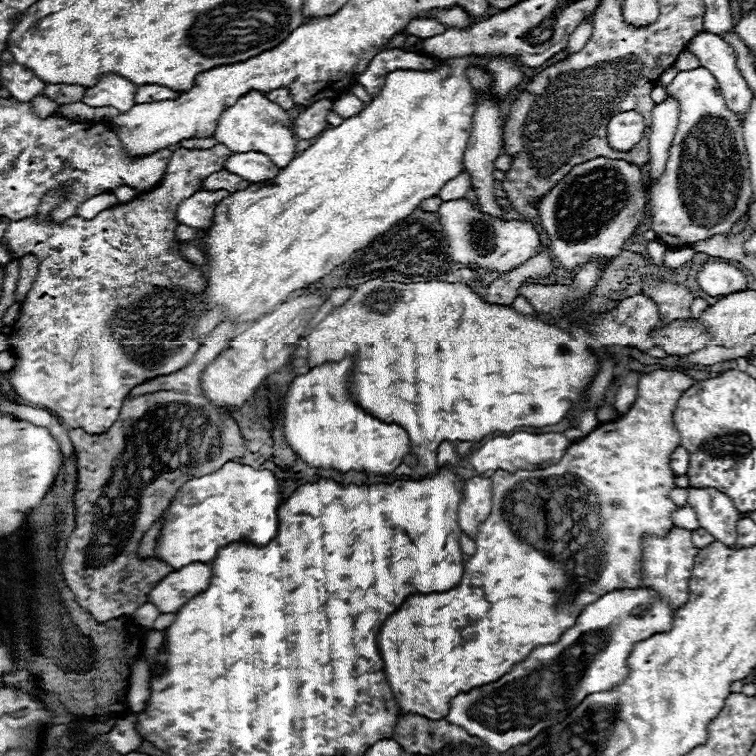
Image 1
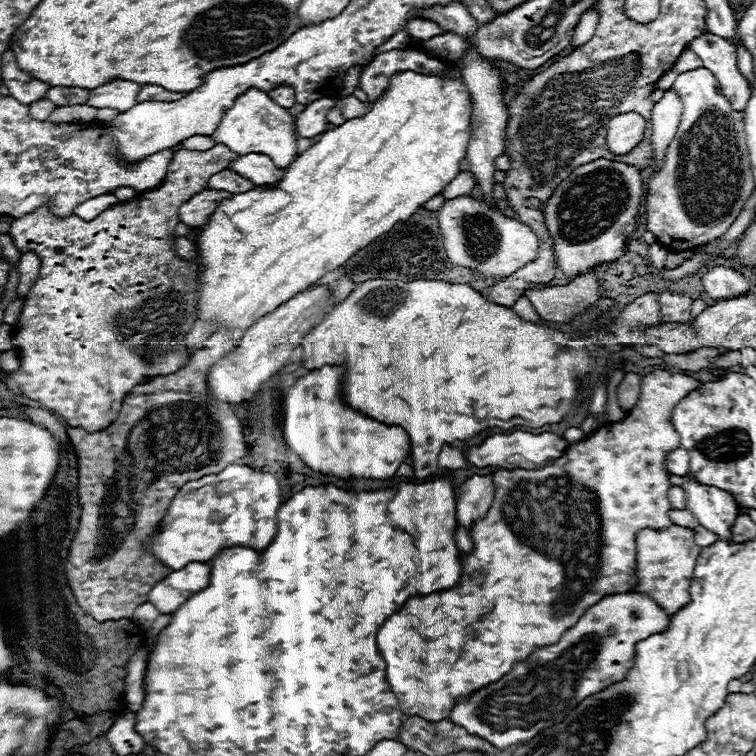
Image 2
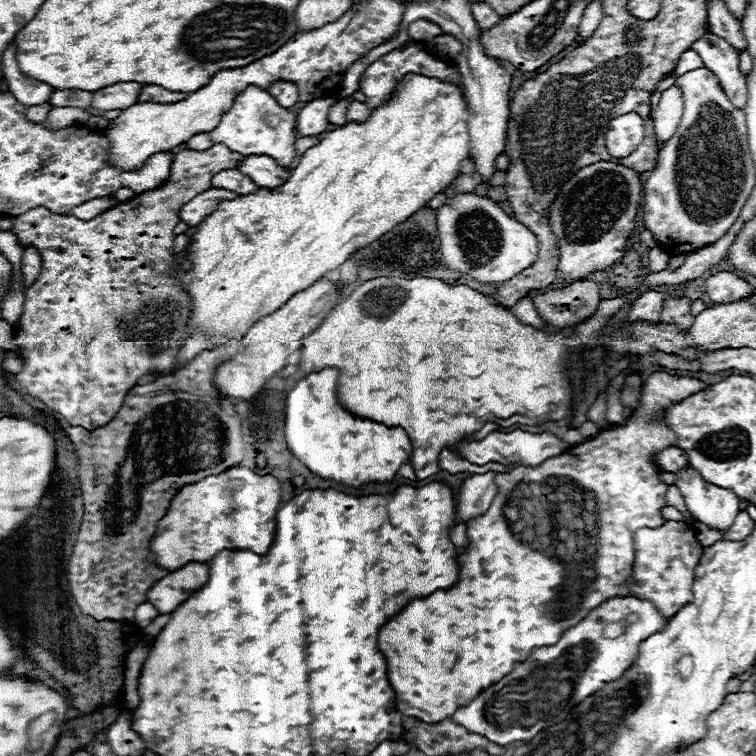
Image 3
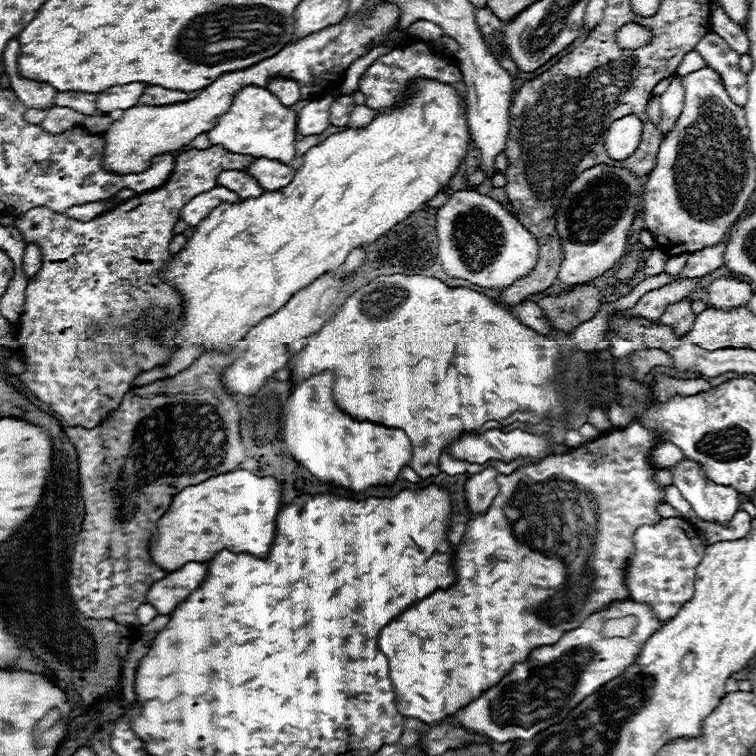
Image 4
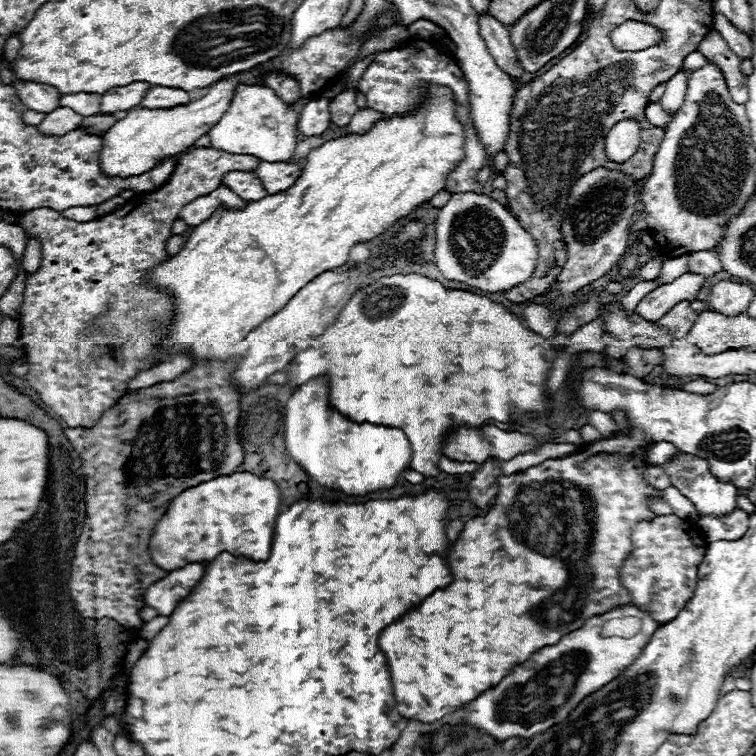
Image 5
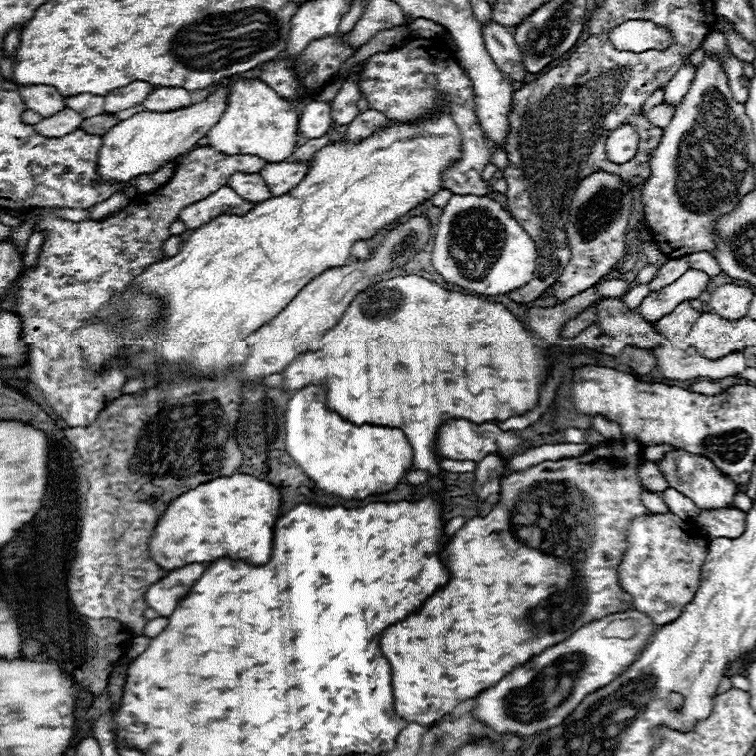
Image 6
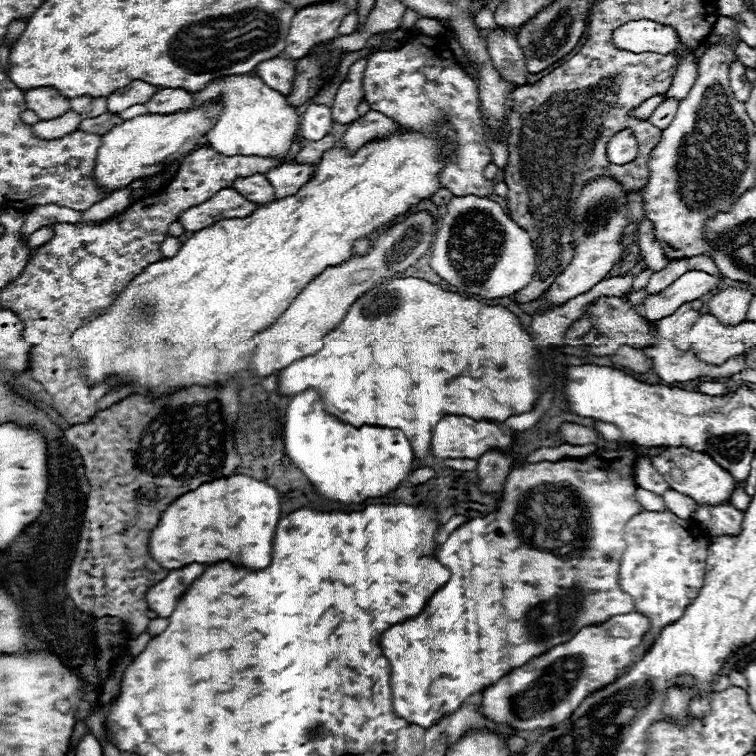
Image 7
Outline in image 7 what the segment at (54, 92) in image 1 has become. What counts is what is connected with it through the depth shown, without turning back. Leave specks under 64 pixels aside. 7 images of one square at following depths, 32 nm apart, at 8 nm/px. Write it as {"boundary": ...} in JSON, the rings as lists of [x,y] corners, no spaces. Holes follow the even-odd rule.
{"boundary":[[[74,98],[74,100],[70,100],[70,106],[76,114],[80,114],[82,120],[96,118],[96,116],[102,116],[108,112],[104,98]]]}

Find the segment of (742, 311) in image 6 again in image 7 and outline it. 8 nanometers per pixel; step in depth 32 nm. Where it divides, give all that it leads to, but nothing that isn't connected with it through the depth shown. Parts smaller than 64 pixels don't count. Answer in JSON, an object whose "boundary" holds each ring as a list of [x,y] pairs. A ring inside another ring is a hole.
{"boundary":[[[722,288],[708,302],[708,312],[716,316],[722,324],[740,324],[746,318],[750,300],[752,300],[752,292]]]}

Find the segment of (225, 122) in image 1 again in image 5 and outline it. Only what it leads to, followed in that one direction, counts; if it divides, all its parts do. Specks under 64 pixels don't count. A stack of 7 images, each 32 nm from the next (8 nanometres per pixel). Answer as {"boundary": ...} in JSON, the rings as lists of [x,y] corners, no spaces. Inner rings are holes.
{"boundary":[[[238,84],[230,108],[208,132],[210,146],[228,154],[252,154],[268,162],[290,162],[298,142],[298,114],[266,84]]]}

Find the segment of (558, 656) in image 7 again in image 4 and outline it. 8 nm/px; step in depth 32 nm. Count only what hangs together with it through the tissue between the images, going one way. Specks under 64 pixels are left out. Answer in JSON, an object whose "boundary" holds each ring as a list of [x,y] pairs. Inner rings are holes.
{"boundary":[[[632,600],[614,602],[610,608],[592,614],[582,626],[566,632],[554,646],[542,646],[522,664],[516,664],[496,686],[484,690],[476,700],[458,712],[458,722],[468,730],[490,736],[494,742],[530,740],[538,732],[562,722],[568,712],[586,696],[598,692],[606,682],[618,678],[640,654],[642,644],[664,626],[650,606]],[[634,616],[638,628],[628,638],[604,638],[602,626],[610,618]]]}

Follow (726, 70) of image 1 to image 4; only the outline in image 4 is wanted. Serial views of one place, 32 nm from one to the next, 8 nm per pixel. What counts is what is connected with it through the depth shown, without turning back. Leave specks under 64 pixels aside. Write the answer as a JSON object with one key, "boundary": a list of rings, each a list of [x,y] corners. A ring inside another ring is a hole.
{"boundary":[[[714,32],[706,34],[706,38],[702,38],[694,50],[700,52],[708,66],[718,70],[726,92],[730,94],[730,100],[738,106],[744,106],[748,100],[748,90],[746,74],[740,72],[740,56],[734,54],[734,50],[730,50],[730,46]]]}

